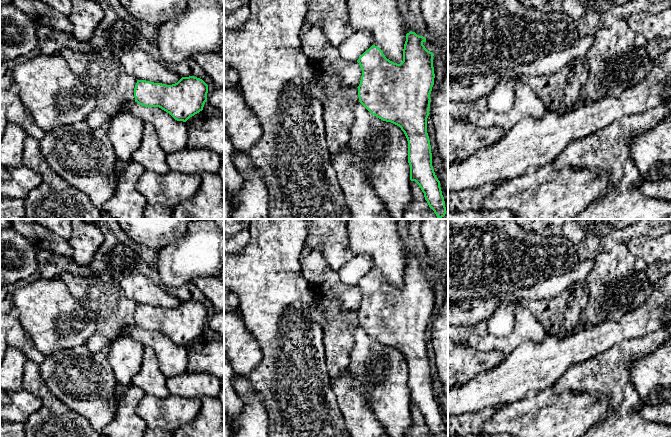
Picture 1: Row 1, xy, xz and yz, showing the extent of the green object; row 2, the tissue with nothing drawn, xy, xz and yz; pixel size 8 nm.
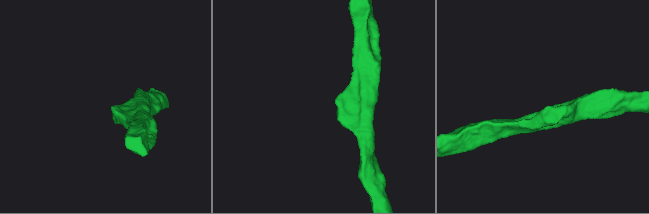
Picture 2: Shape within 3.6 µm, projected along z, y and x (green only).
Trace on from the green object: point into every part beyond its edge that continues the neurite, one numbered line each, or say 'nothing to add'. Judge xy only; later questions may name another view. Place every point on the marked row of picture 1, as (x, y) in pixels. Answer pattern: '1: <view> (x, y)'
nothing to add

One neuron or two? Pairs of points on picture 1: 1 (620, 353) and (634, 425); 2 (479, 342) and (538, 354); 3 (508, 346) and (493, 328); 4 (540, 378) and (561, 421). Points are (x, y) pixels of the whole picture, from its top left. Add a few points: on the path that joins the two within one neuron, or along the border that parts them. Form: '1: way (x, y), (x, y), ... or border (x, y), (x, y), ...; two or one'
1: way (620, 371), (622, 407); one
2: border (536, 343), (530, 340), (523, 340), (506, 354); two
3: border (514, 317), (514, 326), (505, 335), (488, 334); two
4: border (551, 386), (530, 392), (524, 397); two

